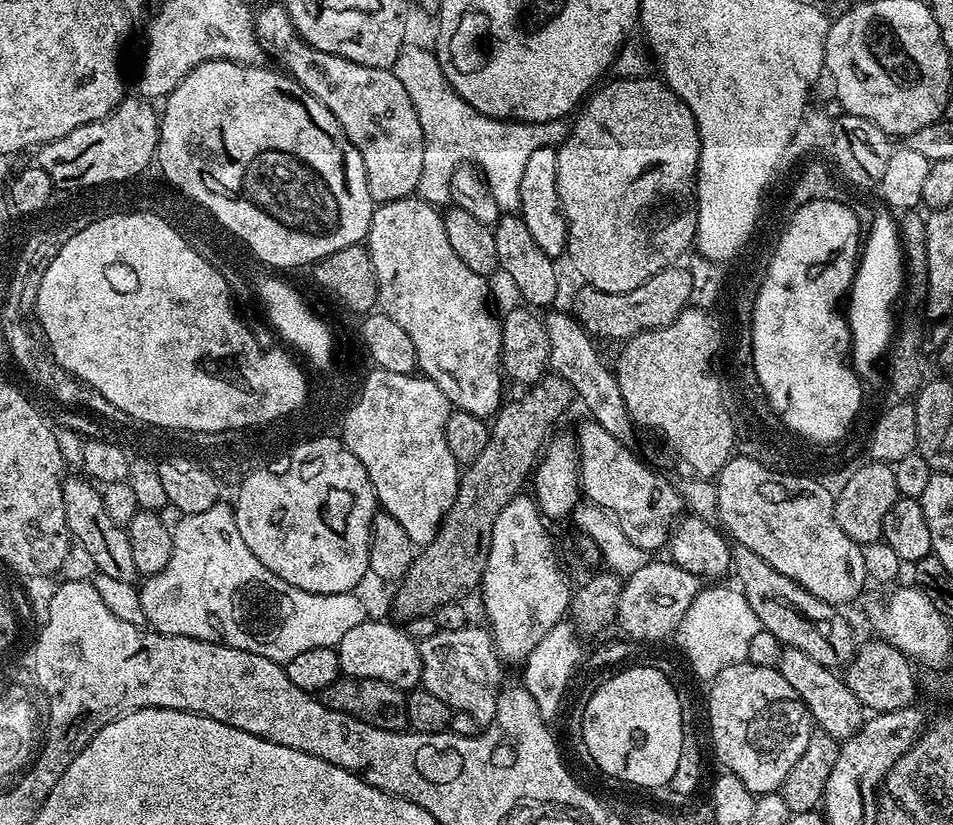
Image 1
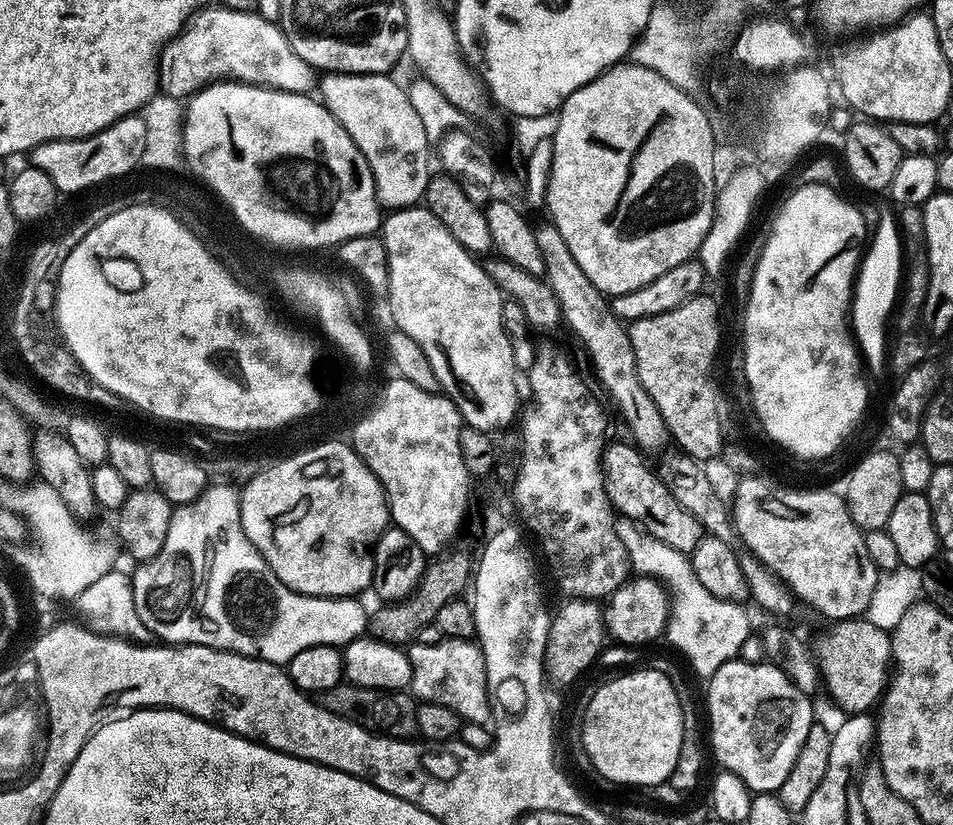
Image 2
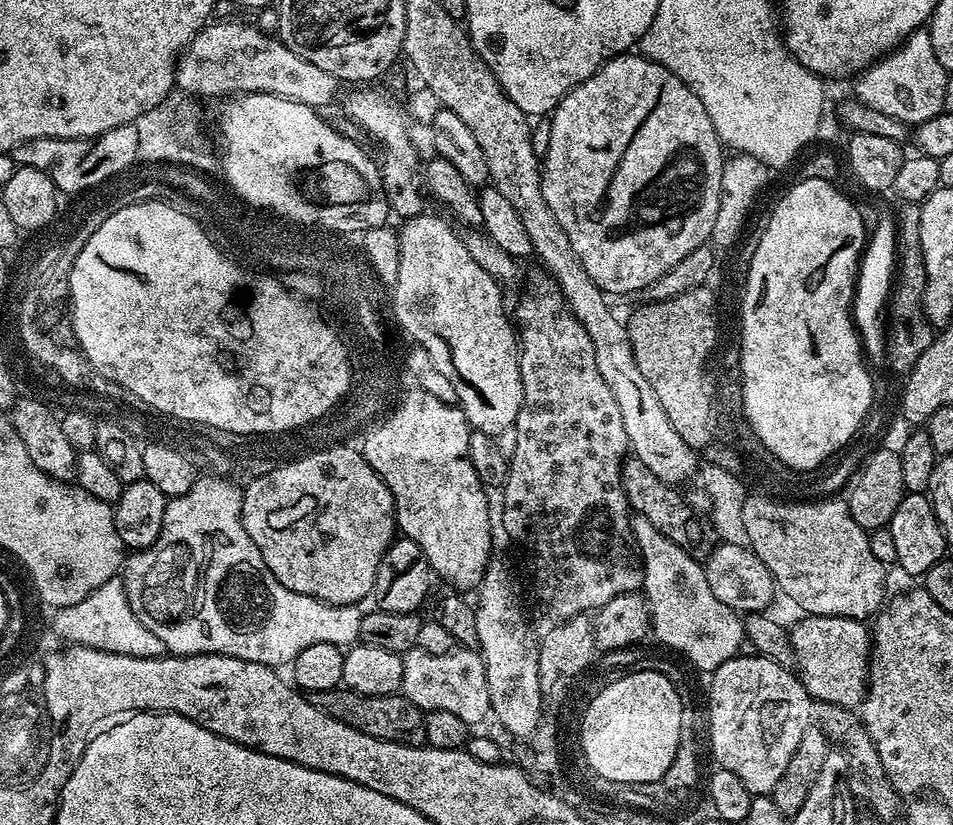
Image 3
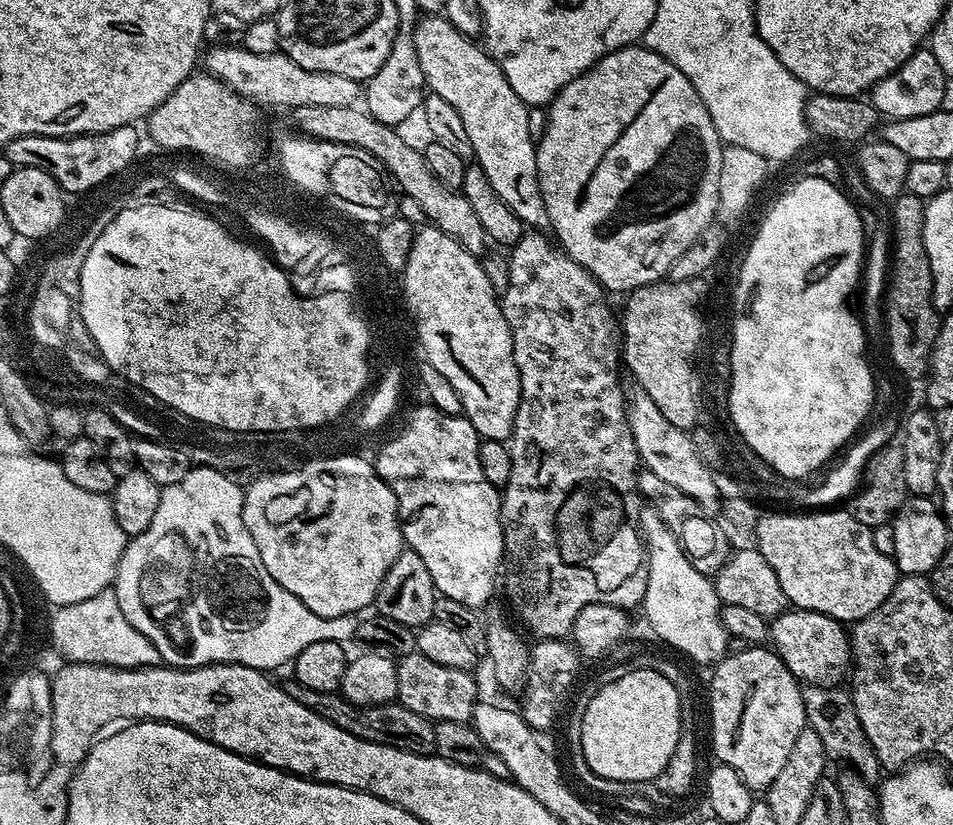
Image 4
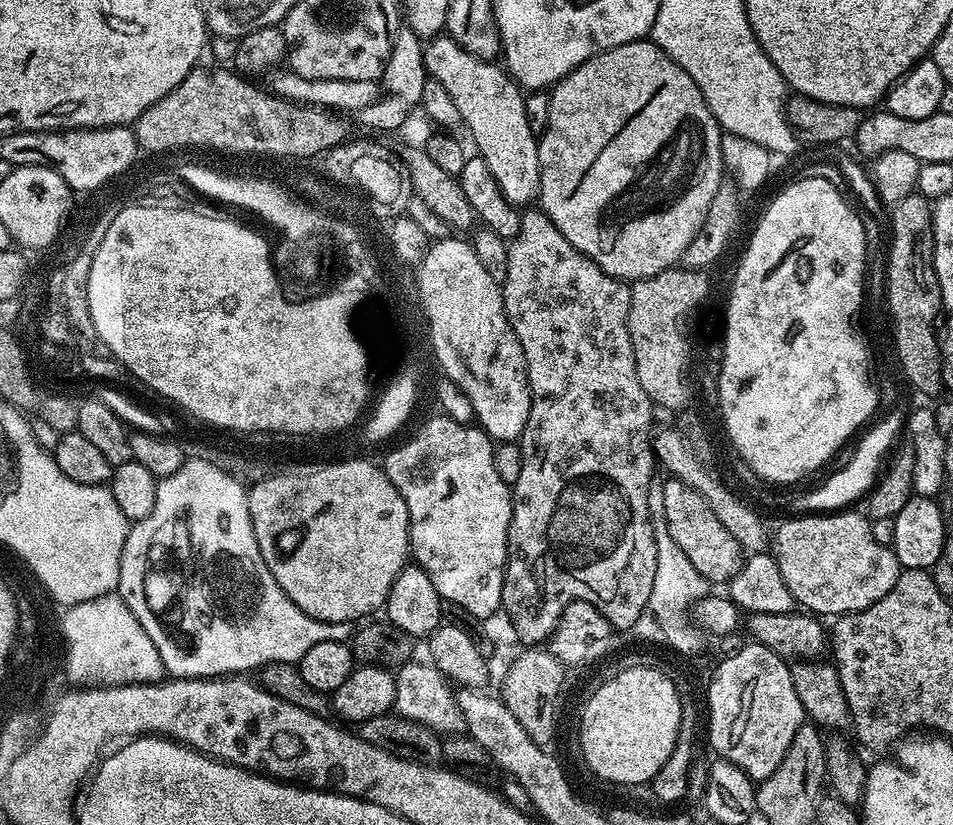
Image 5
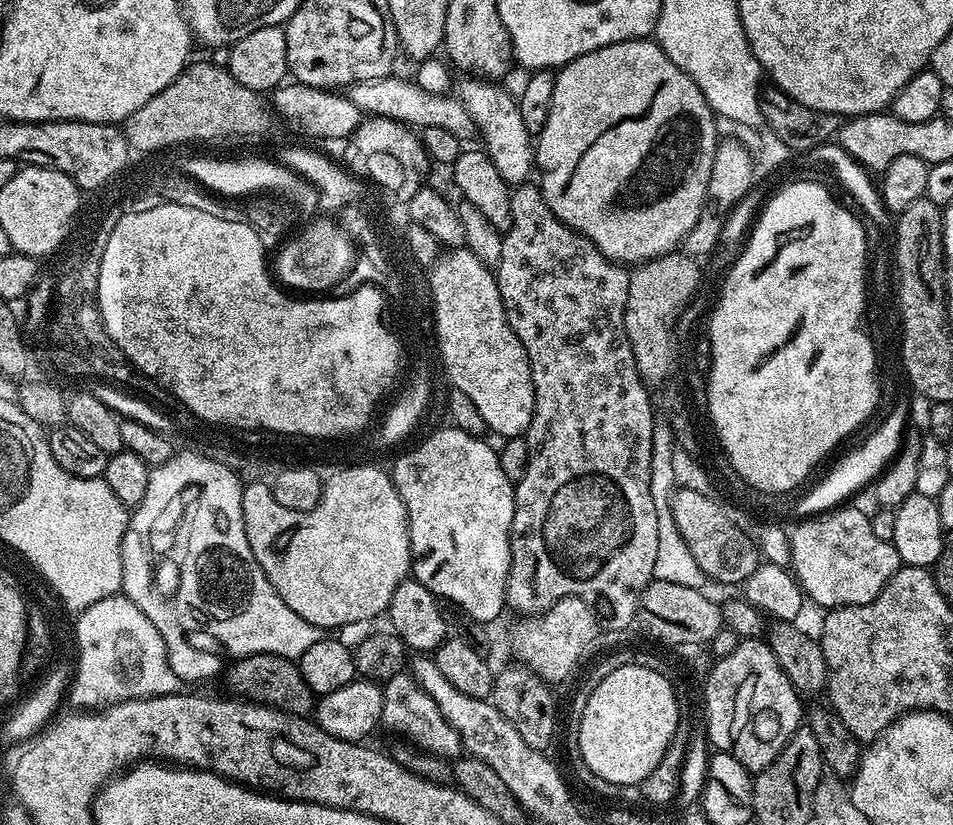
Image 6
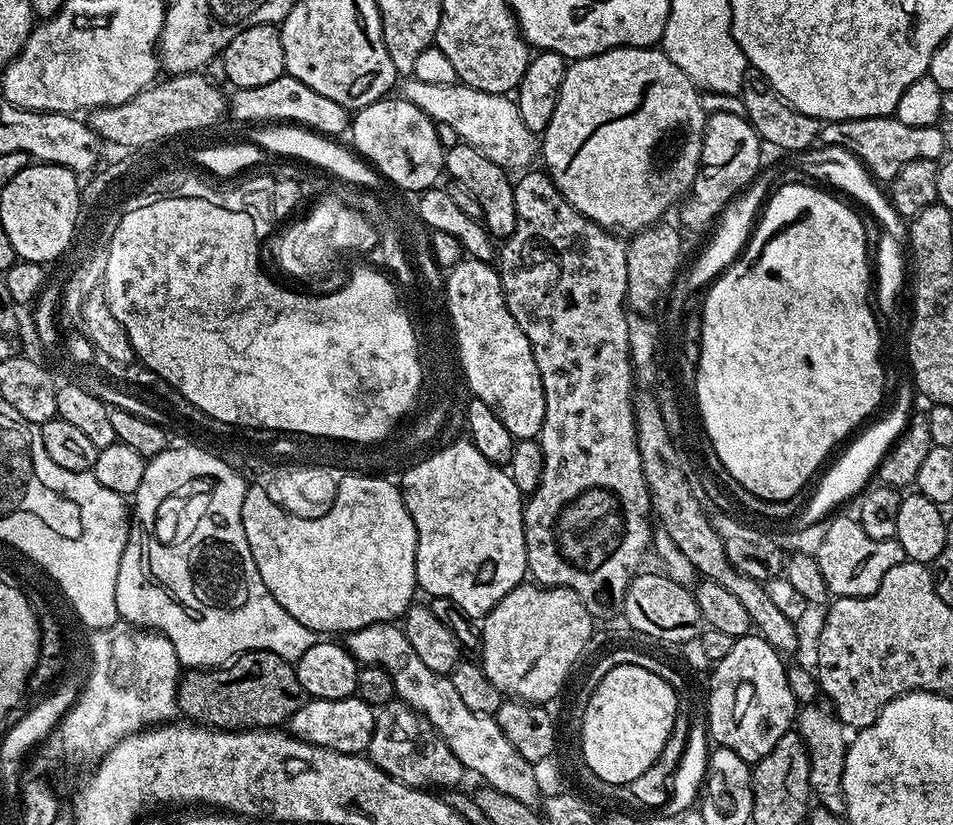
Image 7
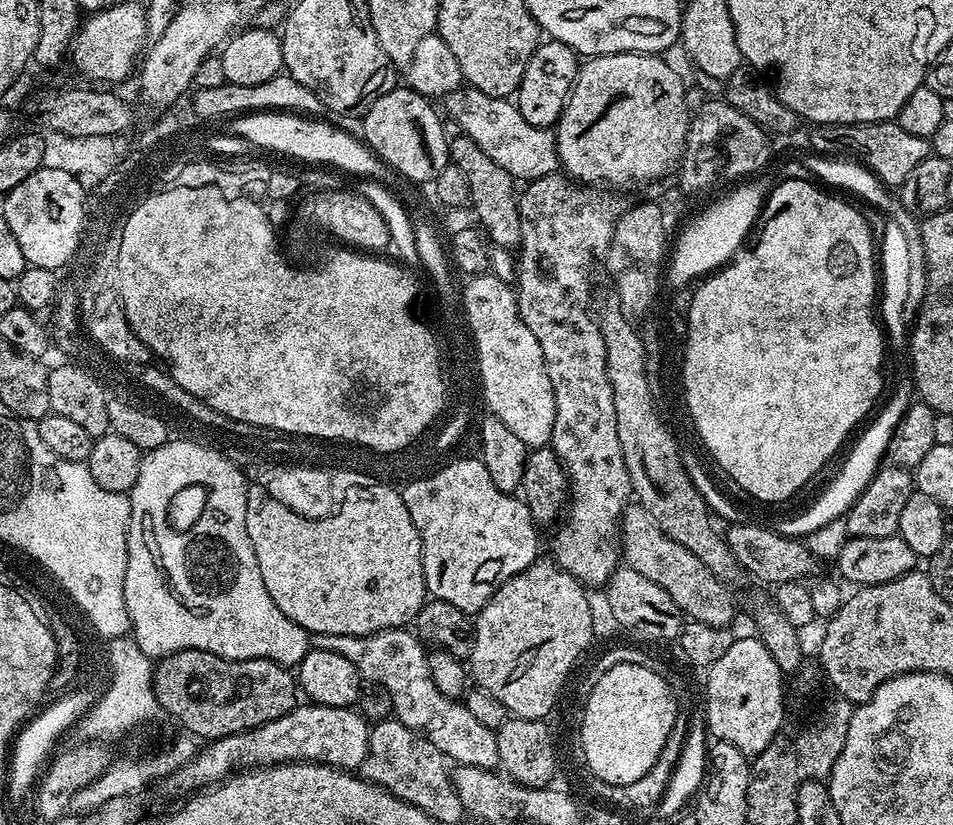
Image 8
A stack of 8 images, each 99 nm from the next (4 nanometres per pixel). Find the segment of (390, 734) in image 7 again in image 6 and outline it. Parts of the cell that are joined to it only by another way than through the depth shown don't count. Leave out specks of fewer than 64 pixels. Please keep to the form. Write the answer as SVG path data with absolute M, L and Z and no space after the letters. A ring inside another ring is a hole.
M407 671L394 674L394 678L387 680L382 687L384 701L380 724L383 727L386 726L390 731L397 732L400 738L411 742L415 747L425 752L432 752L435 756L442 756L449 762L461 759L460 735L448 725L446 718L442 718L434 698L430 698L430 694L423 692Z

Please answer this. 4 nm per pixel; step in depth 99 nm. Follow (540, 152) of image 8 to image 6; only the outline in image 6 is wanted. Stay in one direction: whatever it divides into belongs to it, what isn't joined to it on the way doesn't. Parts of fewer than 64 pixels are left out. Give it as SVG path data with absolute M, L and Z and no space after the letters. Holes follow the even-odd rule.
M399 74L351 85L346 95L352 99L352 104L358 111L364 112L360 114L398 120L416 130L442 126L443 129L450 130L452 134L463 137L464 132L473 131L474 128L474 123L467 109L464 108L464 103L455 95L430 94L430 90L422 90L422 86L418 86L415 79L403 80Z

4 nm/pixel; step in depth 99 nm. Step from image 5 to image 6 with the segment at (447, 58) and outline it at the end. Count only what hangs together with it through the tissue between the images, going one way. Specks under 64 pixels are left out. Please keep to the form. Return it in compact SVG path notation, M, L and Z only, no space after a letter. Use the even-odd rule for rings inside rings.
M479 78L465 79L465 84L458 88L458 99L464 103L468 115L475 127L480 128L480 136L484 139L483 151L494 162L498 174L509 186L523 184L529 179L528 171L534 168L534 140L526 130L526 122L522 122L520 105L499 83Z

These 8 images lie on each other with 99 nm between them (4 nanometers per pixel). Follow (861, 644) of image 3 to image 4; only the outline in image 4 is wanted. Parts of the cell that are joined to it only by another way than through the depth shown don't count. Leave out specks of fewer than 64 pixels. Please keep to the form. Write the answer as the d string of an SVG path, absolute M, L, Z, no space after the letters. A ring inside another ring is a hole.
M805 608L785 610L771 617L770 644L797 681L807 684L839 685L840 679L849 675L853 663L849 629L839 620Z

